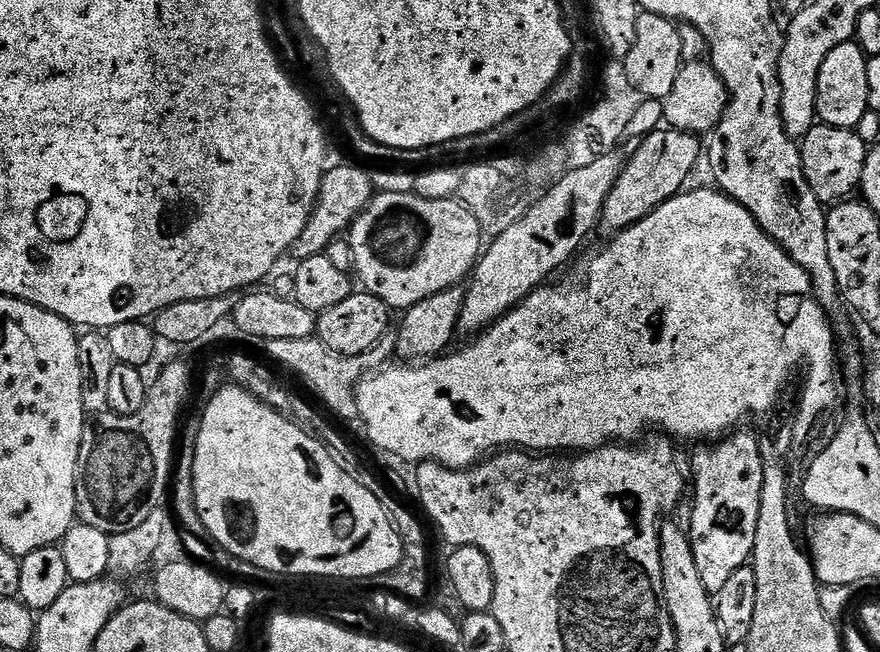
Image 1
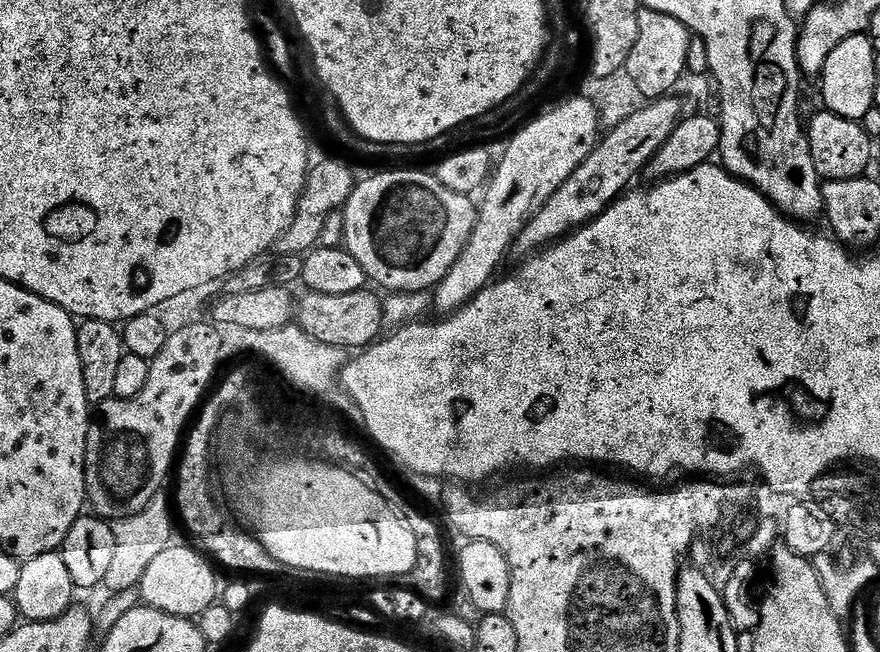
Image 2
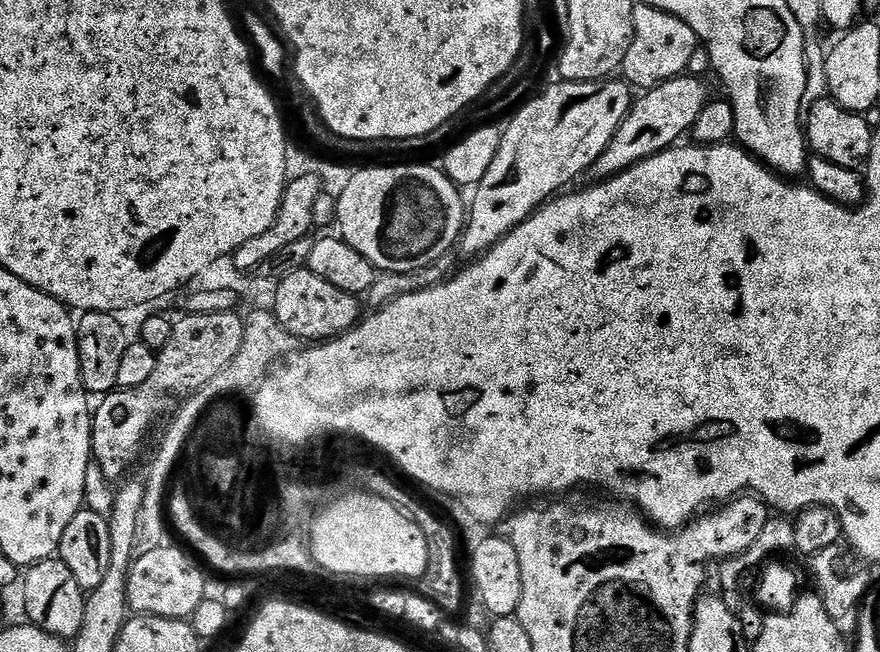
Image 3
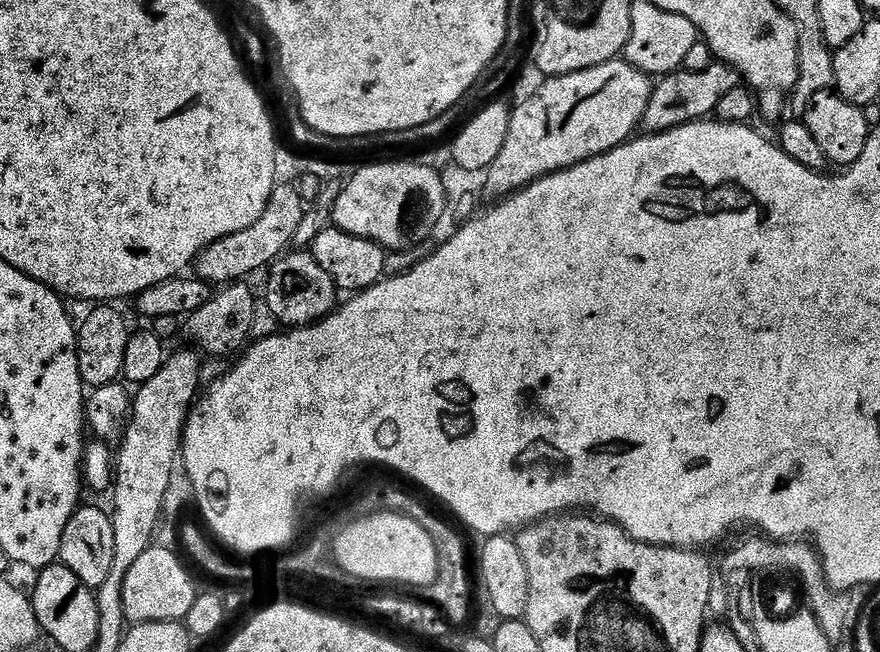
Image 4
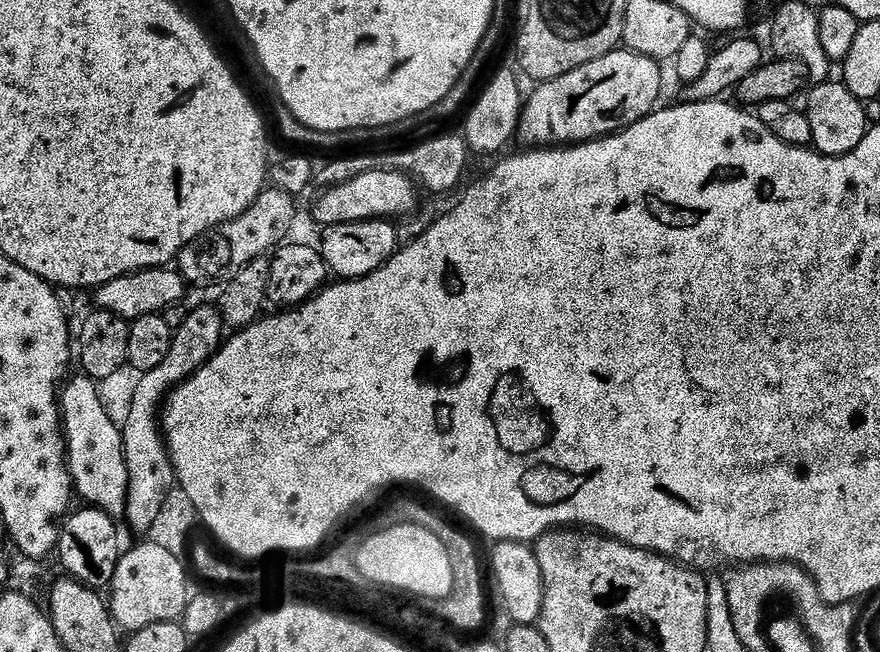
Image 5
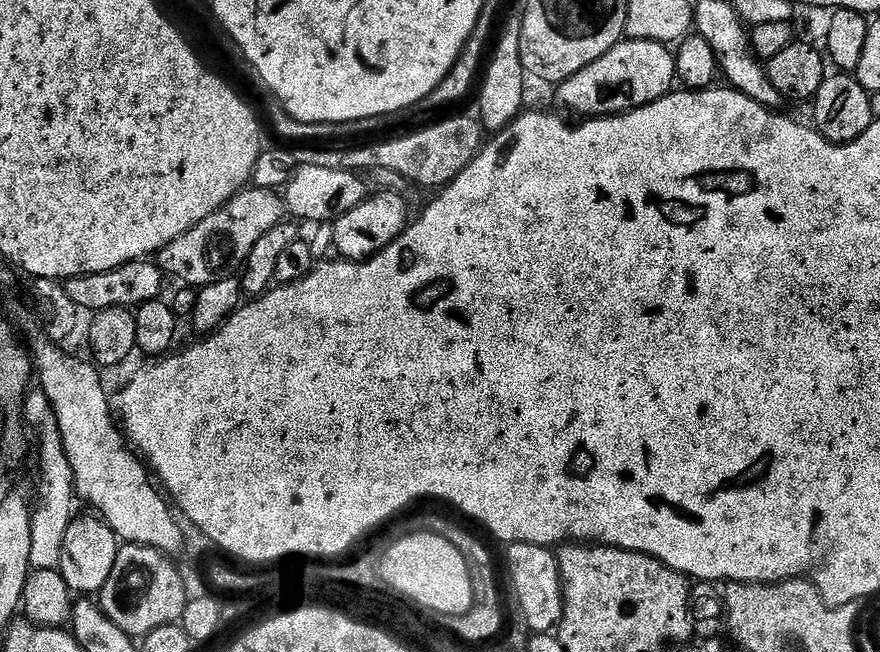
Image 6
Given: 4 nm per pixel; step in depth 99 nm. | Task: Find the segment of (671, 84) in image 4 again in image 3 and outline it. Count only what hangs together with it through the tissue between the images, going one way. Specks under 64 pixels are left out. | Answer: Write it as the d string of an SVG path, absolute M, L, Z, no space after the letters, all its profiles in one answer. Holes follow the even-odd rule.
M675 76L672 80L667 80L666 83L660 84L657 88L647 89L643 93L644 96L635 101L632 107L628 109L626 118L618 126L618 130L614 134L614 138L610 142L610 146L606 146L606 150L602 155L592 163L590 172L591 175L596 175L596 178L607 178L616 176L620 172L625 172L627 168L632 168L638 162L649 160L652 156L657 156L660 152L664 152L668 148L679 145L683 136L687 137L692 129L696 127L698 122L698 114L702 114L704 107L710 102L708 96L708 88L704 85L703 79L690 76Z

